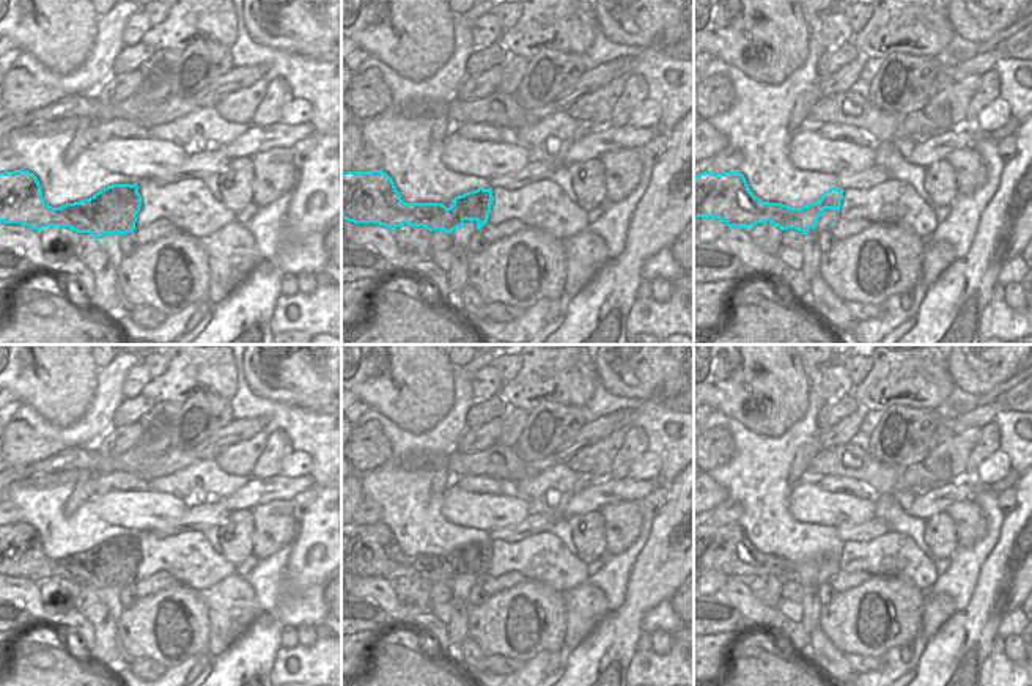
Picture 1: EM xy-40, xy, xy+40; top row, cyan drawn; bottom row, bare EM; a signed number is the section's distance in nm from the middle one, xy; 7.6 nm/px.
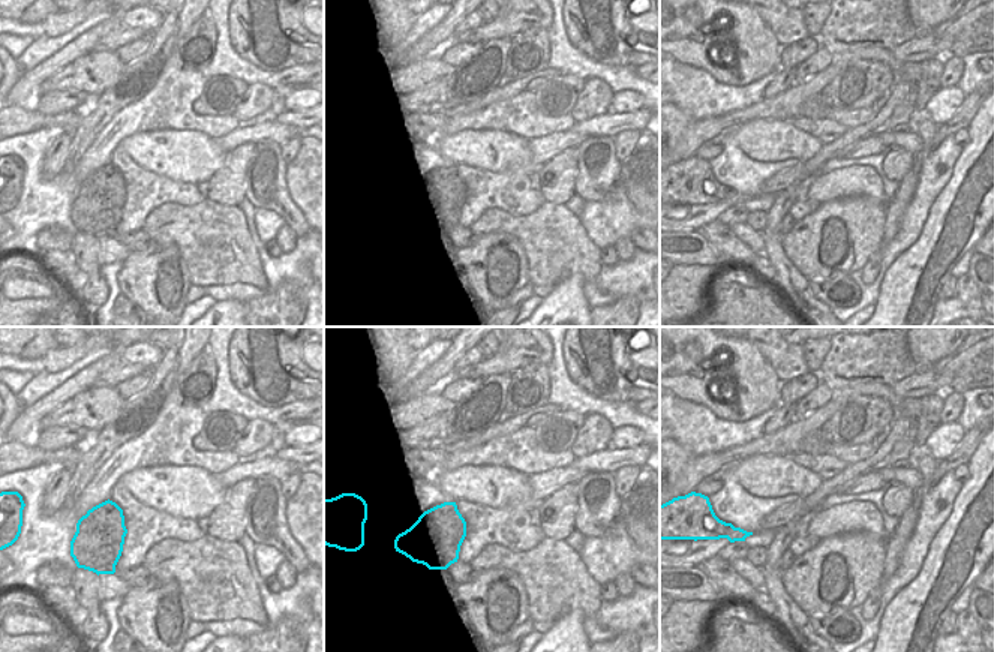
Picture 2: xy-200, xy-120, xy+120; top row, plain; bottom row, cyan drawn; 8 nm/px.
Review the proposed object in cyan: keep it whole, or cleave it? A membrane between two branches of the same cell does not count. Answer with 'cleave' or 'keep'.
keep

